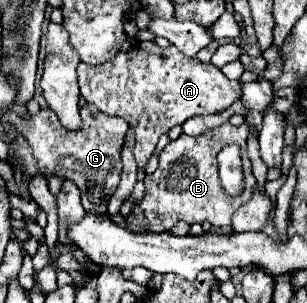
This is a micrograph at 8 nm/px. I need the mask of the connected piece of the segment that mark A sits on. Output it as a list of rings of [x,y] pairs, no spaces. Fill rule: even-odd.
[[[139,42],[128,51],[121,51],[111,60],[97,64],[97,66],[87,66],[81,62],[77,66],[77,76],[79,76],[81,96],[87,102],[95,104],[105,114],[111,114],[111,116],[115,114],[115,116],[125,118],[129,122],[129,126],[133,128],[133,132],[135,132],[133,156],[135,156],[139,170],[145,168],[161,134],[169,132],[177,124],[183,124],[183,120],[187,120],[191,116],[205,116],[205,114],[215,114],[215,112],[225,110],[235,100],[239,100],[239,88],[241,88],[241,82],[227,80],[217,66],[203,64],[196,57],[185,56],[175,46],[159,48],[153,42]]]

